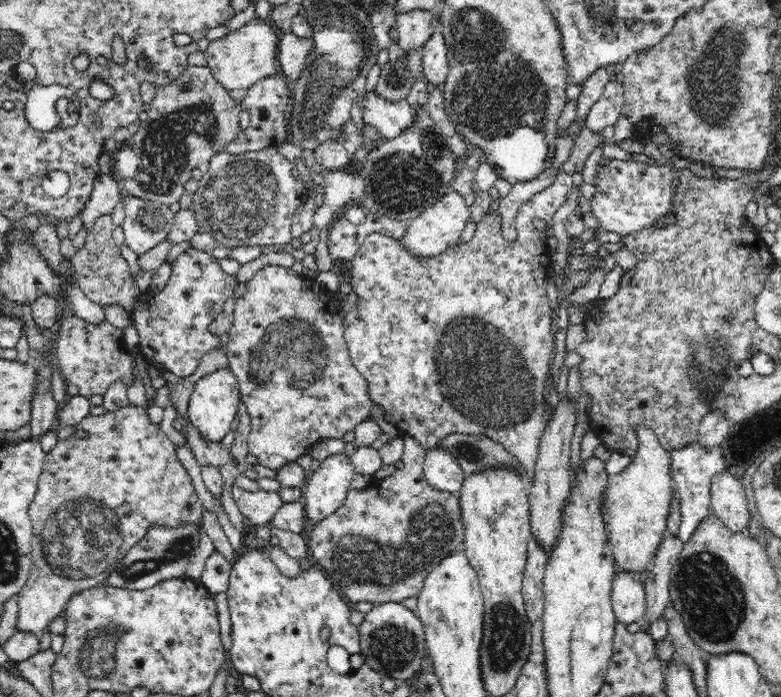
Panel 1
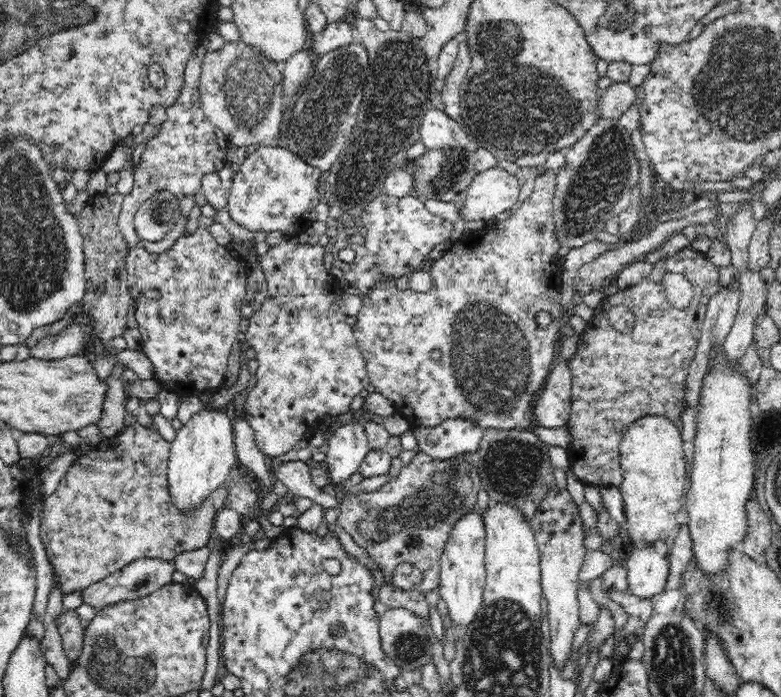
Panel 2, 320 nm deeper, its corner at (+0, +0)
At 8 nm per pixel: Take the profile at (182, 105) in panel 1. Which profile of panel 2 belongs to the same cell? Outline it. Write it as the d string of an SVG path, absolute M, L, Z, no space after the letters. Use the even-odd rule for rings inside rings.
M204 45L197 46L192 51L185 66L184 86L180 89L179 97L169 107L165 107L168 118L160 126L160 134L147 140L146 148L132 175L133 187L130 192L123 195L118 226L131 249L140 242L134 218L143 202L162 191L172 193L172 196L182 200L183 196L196 193L201 188L202 178L206 174L217 173L227 164L227 138L220 128L208 120L199 99L199 81L206 53Z

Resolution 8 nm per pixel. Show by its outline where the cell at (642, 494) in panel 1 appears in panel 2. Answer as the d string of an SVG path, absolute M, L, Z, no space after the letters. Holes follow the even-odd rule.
M646 417L632 422L619 444L623 472L620 492L628 518L627 532L634 542L666 540L679 527L686 480L686 455L680 434L681 430L668 418Z

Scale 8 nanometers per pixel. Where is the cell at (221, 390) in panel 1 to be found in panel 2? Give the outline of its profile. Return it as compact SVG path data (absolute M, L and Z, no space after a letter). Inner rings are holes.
M205 408L176 431L169 452L167 482L180 509L187 509L190 505L195 507L206 495L222 487L238 466L233 420L225 413L224 409Z

